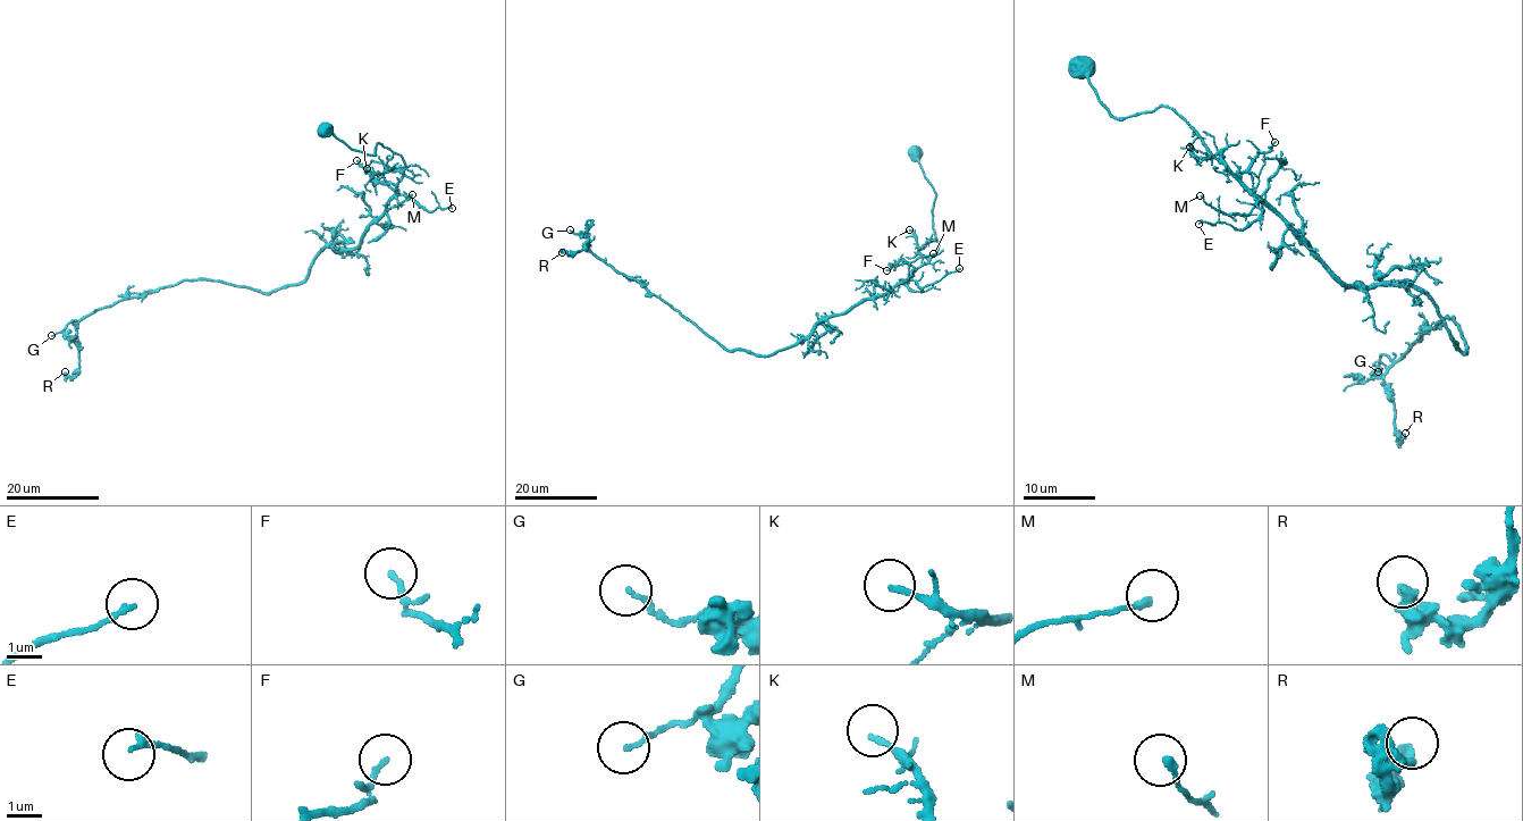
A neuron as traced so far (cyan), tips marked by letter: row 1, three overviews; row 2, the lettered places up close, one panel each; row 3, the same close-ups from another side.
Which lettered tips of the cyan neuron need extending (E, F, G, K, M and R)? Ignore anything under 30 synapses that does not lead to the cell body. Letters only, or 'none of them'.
none of them

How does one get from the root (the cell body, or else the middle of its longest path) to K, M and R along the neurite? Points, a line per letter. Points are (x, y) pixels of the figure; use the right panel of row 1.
K: (1079, 65), (1112, 117), (1175, 108), (1210, 153), (1222, 159), (1219, 152), (1193, 156), (1189, 147)
M: (1079, 65), (1112, 117), (1175, 108), (1256, 206), (1247, 215), (1228, 214), (1200, 195)
R: (1079, 65), (1112, 117), (1175, 108), (1323, 268), (1411, 284), (1469, 351), (1455, 318), (1383, 376), (1405, 433)

